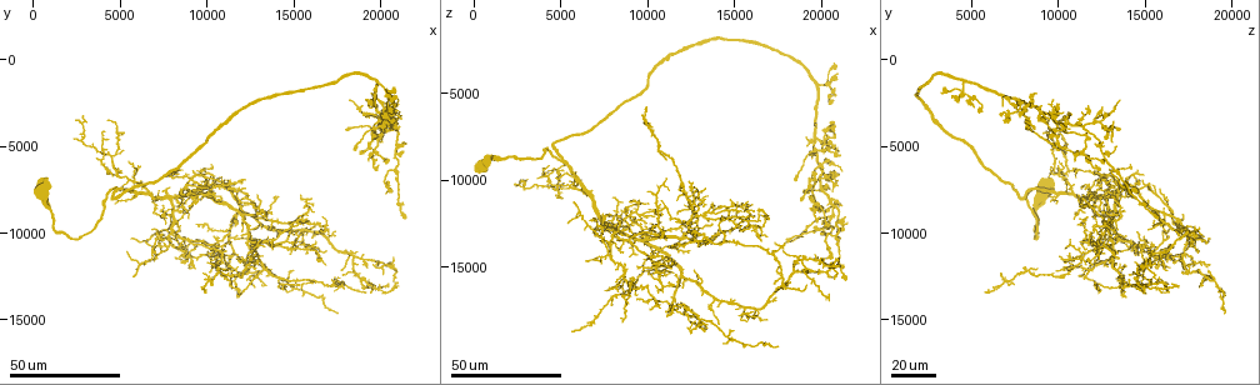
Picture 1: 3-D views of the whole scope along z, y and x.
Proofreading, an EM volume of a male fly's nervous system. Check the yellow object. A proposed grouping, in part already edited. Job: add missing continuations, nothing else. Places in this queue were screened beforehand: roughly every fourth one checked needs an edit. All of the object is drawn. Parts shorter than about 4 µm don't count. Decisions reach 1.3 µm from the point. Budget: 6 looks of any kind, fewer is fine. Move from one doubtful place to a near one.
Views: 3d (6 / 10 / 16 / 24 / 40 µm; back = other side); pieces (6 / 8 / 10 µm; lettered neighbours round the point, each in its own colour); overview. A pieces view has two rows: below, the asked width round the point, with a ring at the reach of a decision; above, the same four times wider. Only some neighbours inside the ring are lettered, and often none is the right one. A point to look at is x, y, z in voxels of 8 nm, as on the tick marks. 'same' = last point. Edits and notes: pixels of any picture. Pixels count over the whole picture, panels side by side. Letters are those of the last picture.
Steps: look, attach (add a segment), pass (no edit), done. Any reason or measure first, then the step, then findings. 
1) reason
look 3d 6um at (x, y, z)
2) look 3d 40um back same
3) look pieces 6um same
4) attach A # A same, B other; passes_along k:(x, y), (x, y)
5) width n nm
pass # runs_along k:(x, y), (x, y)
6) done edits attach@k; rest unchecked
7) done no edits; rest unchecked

branch stops here
look 3d 40um at (4400, 5400, 10400)

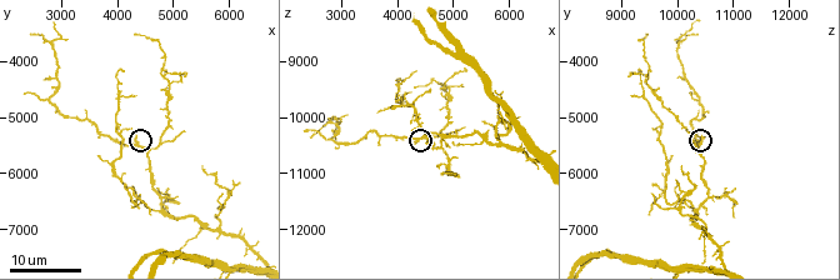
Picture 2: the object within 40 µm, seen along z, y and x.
see the neighbours
look pieces 8um at (4350, 5350, 10400)

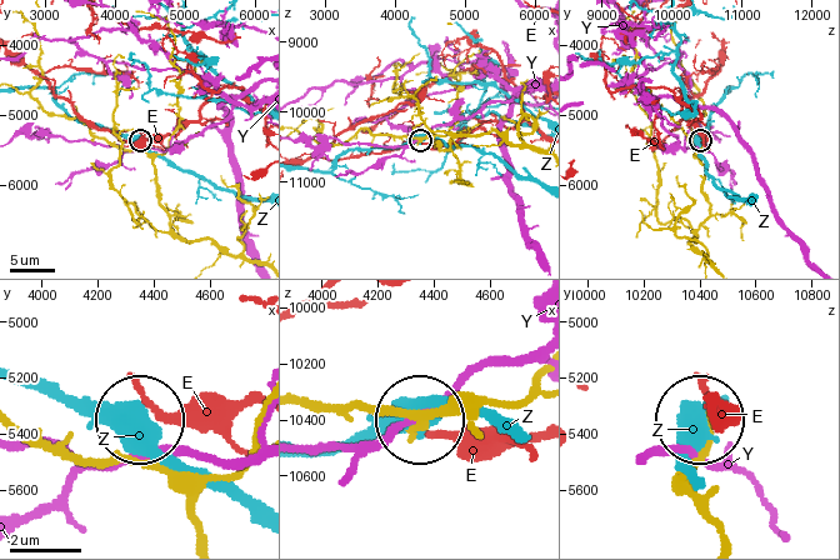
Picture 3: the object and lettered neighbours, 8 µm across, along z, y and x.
pass # E other, Y other, Z other; no lettered segment goes on from it

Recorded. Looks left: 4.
free end
look 3d 24um at (8000, 6600, 11000)

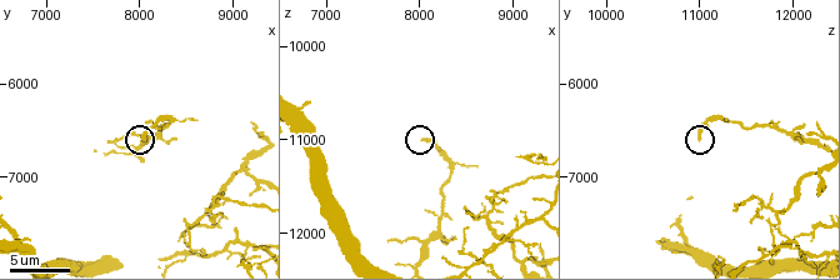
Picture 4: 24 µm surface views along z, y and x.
look pieces 6um at (8050, 6550, 11000)

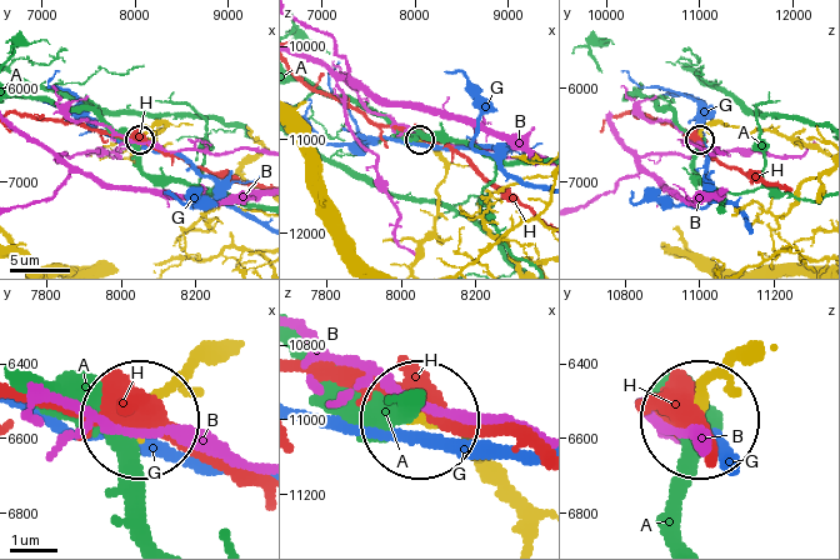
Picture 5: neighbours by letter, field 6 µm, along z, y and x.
width 250 nm
pass # A other, B other, G other, H other; runs_along 5:(819, 150), (765, 130), (720, 124), (705, 126), (699, 138); none of them fits

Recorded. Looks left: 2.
tapers out
look 3d 40um at (19600, 2800, 6600)

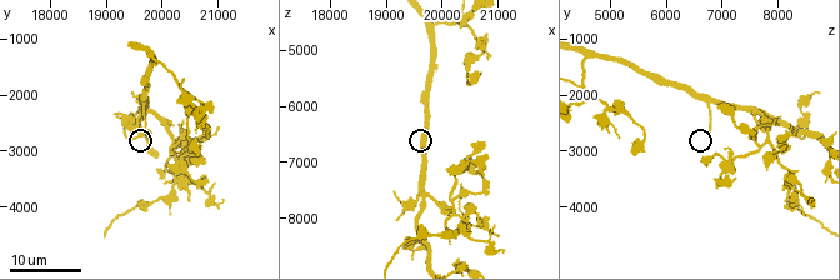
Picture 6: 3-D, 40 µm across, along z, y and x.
what lies round it
look pieces 10um at (19700, 2750, 6800)

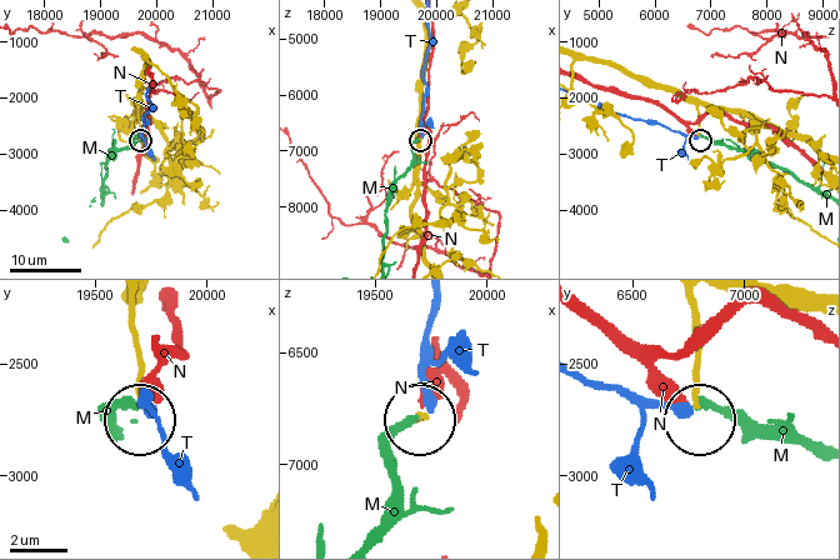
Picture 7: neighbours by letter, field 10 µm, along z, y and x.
width 140 nm
pass # M other, N other, T other; runs_along 7:(689, 301), (699, 406); none of them fits

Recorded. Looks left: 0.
done no edits; rest unchecked

